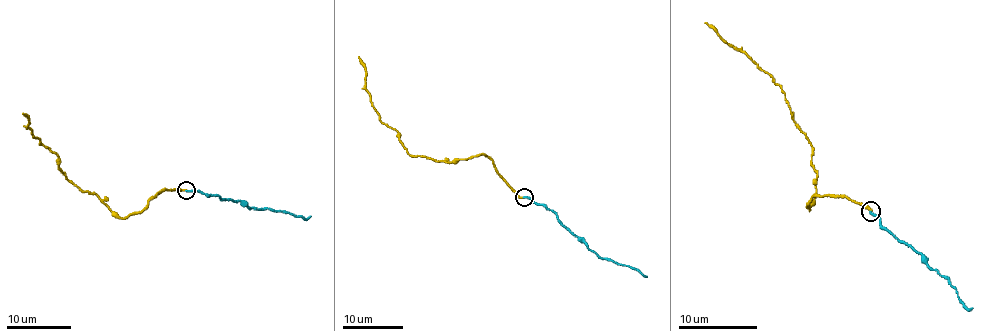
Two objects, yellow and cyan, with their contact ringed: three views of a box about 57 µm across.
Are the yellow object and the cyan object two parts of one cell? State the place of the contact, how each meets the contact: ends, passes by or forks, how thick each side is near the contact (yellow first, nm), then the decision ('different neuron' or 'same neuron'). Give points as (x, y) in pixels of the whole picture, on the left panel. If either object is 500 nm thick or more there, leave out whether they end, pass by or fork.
(186, 190) | yellow ends | cyan ends | 170/160 nm | different neuron

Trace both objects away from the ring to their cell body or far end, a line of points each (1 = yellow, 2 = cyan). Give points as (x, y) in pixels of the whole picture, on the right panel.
1: (870, 212), (847, 198), (816, 195), (808, 207), (817, 173), (811, 146), (778, 83), (705, 22)
2: (870, 212), (946, 278), (967, 309), (973, 308)

